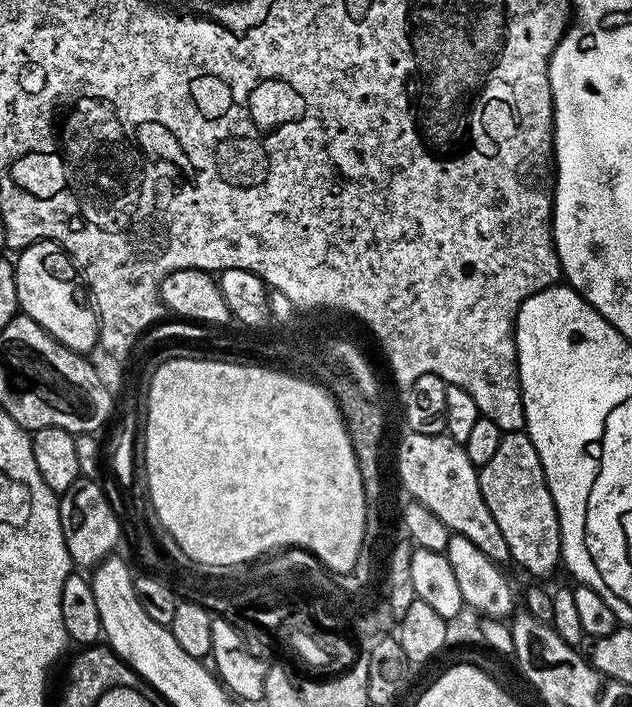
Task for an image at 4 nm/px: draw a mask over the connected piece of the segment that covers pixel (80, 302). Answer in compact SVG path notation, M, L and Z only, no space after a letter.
M37 240L36 243L19 249L15 257L16 289L18 308L29 316L42 330L46 330L70 351L88 354L98 344L102 329L98 323L96 309L86 299L86 288L78 275L78 269L52 240Z

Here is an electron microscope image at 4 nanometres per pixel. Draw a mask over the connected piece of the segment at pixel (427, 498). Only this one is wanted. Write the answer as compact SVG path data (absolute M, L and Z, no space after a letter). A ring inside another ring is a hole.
M405 431L400 440L400 453L396 456L396 468L400 471L400 480L415 503L426 506L442 518L446 527L457 536L470 538L482 554L497 562L509 559L506 538L498 530L498 522L490 514L482 498L480 477L477 465L470 462L462 444L454 442L447 434L418 434Z

